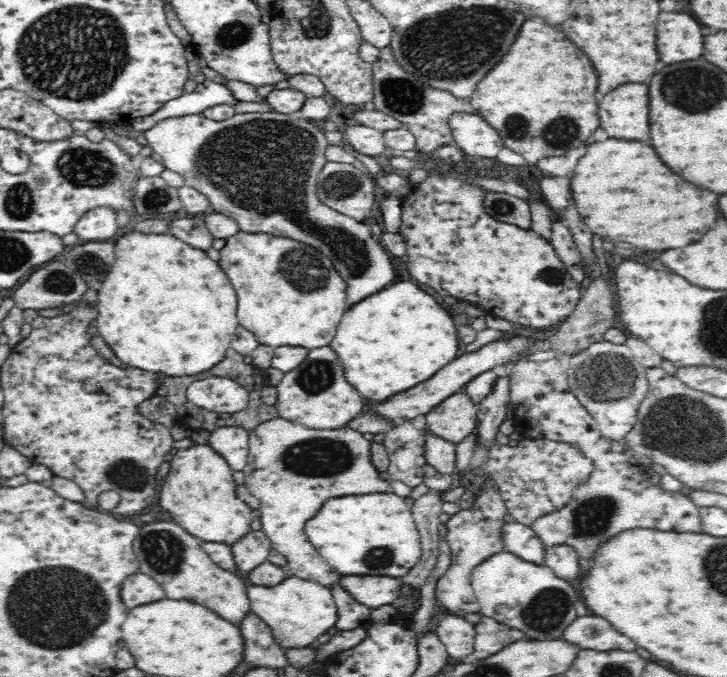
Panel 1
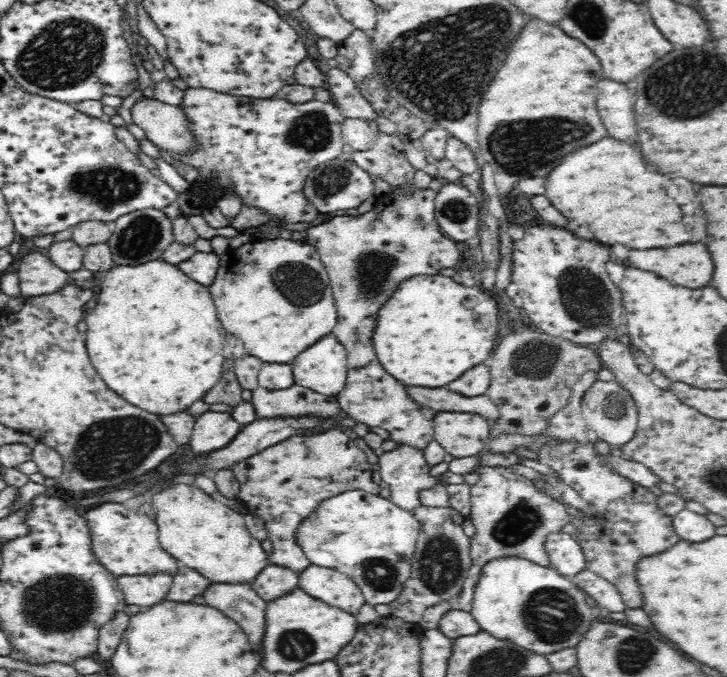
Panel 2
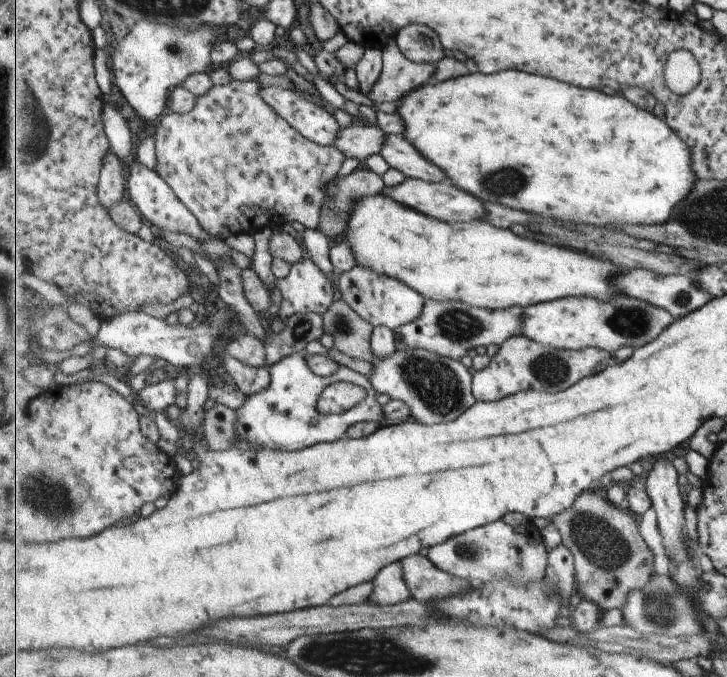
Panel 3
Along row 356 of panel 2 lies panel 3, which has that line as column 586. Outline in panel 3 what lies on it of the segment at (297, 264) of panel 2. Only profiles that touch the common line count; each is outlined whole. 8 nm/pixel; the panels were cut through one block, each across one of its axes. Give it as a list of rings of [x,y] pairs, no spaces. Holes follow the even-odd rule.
[[[383,193],[363,197],[356,202],[341,238],[352,248],[357,266],[405,283],[424,296],[425,300],[463,301],[476,307],[495,310],[523,306],[523,302],[525,306],[531,306],[565,296],[593,297],[602,301],[627,296],[614,284],[614,278],[629,269],[618,267],[616,263],[585,256],[555,244],[541,244],[531,238],[521,238],[511,230],[485,221],[471,224],[441,222],[399,204]]]

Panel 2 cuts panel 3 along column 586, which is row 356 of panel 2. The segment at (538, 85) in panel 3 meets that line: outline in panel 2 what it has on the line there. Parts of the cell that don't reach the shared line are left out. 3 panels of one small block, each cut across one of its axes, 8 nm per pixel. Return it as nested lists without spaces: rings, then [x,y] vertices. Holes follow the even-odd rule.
[[[153,260],[152,262],[138,264],[136,266],[118,266],[105,271],[105,275],[100,282],[100,294],[98,294],[98,302],[92,308],[92,312],[86,315],[84,320],[88,325],[86,330],[86,348],[88,348],[88,356],[94,364],[94,368],[98,370],[98,374],[102,376],[102,380],[108,384],[110,390],[114,390],[116,394],[120,394],[124,400],[128,400],[130,404],[150,412],[150,414],[158,414],[158,416],[170,416],[170,414],[182,414],[190,410],[190,406],[198,400],[203,400],[204,395],[222,379],[222,364],[224,364],[224,356],[222,356],[222,348],[220,342],[226,340],[226,332],[220,328],[220,320],[216,316],[216,308],[211,299],[208,287],[202,286],[199,282],[194,282],[188,278],[183,272],[180,272],[174,264],[168,264],[164,260]]]

